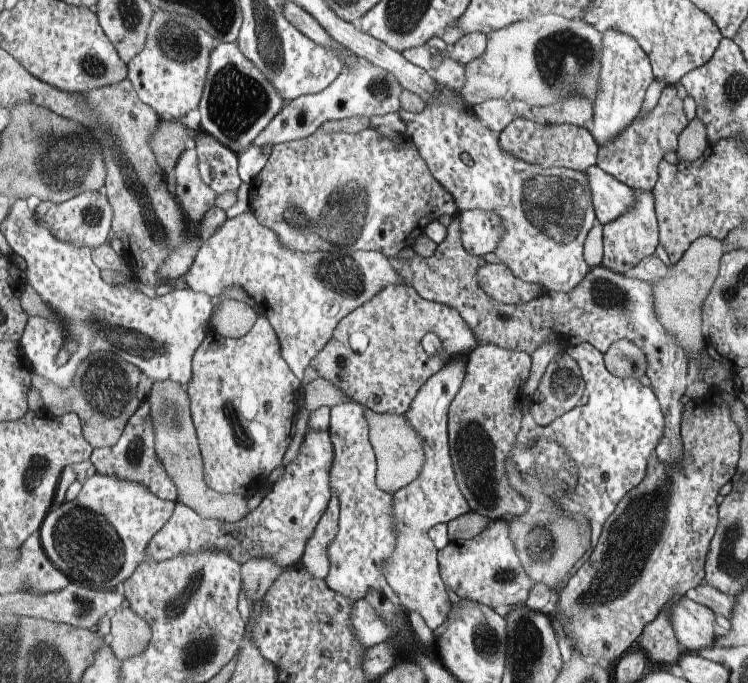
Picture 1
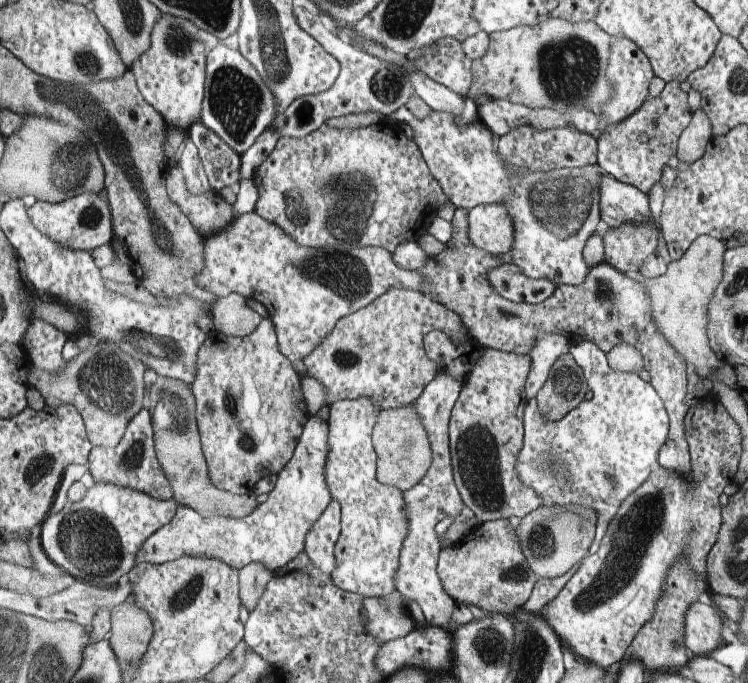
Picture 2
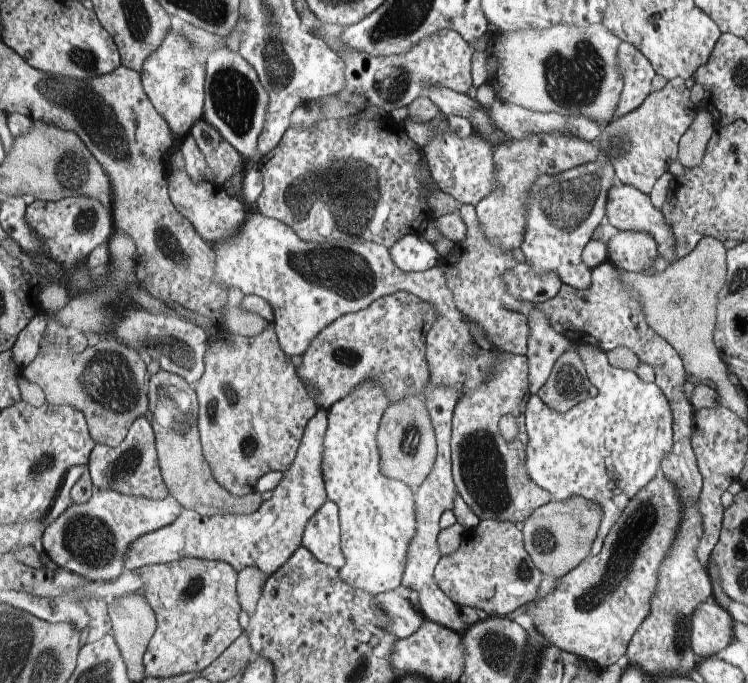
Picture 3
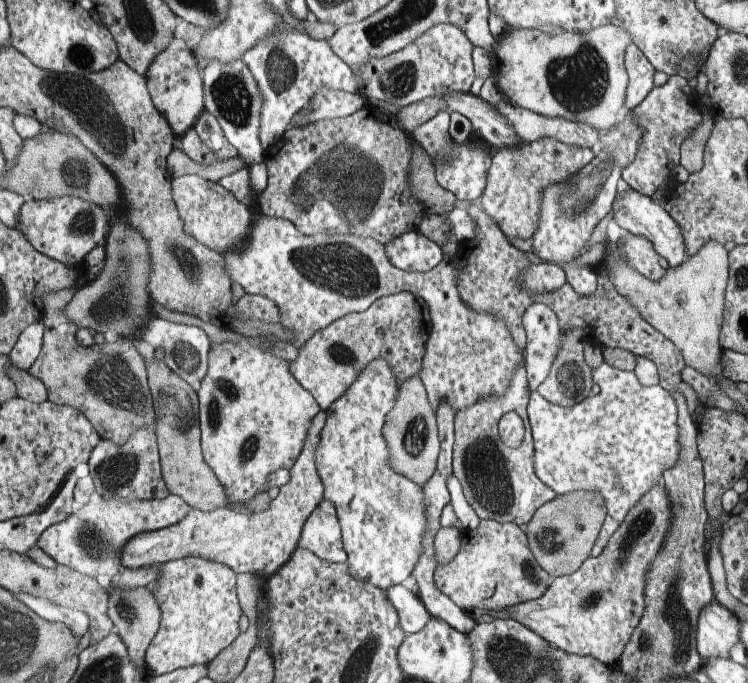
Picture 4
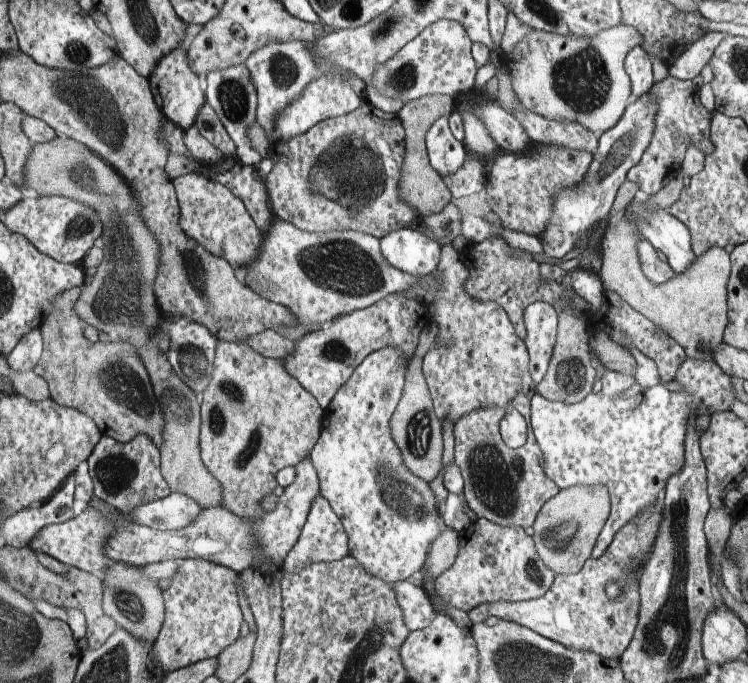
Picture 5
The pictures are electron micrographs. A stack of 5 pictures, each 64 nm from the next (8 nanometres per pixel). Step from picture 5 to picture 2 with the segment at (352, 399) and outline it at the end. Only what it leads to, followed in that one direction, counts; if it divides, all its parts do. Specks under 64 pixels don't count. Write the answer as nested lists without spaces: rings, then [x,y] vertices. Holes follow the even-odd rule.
[[[371,398],[342,399],[330,406],[328,482],[332,499],[342,507],[342,532],[337,542],[337,569],[333,582],[337,588],[367,597],[385,597],[395,592],[400,558],[408,537],[410,520],[406,509],[405,491],[398,486],[381,484],[376,475],[376,455],[373,448],[373,430],[382,410]]]

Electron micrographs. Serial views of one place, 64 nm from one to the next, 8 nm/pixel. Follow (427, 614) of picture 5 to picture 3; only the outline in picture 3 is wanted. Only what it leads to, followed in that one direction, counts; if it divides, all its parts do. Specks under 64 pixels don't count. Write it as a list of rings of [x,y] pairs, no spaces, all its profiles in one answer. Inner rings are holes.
[[[389,590],[375,595],[377,606],[389,614],[387,632],[395,634],[398,639],[405,639],[412,636],[426,622],[424,614],[417,610],[409,598],[401,594],[401,590]]]

